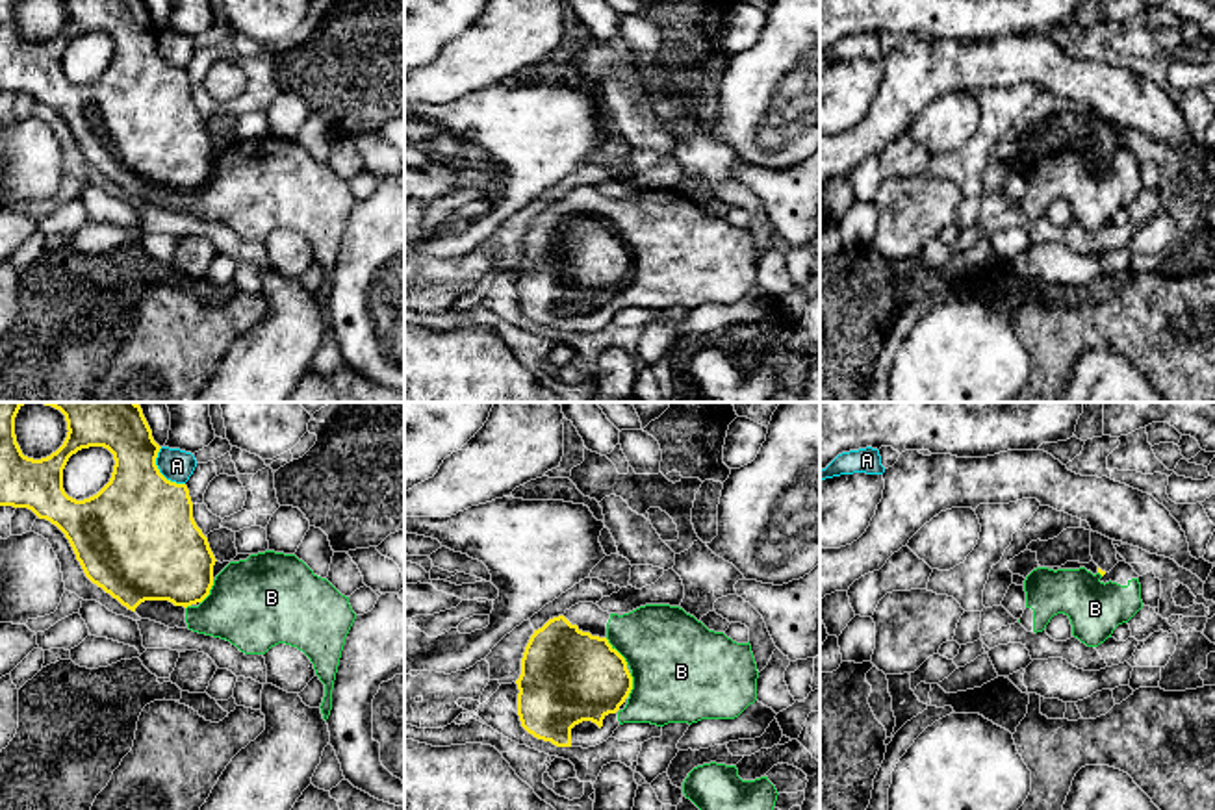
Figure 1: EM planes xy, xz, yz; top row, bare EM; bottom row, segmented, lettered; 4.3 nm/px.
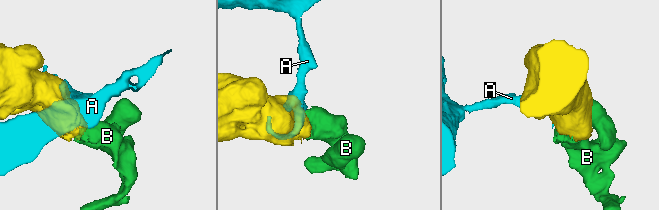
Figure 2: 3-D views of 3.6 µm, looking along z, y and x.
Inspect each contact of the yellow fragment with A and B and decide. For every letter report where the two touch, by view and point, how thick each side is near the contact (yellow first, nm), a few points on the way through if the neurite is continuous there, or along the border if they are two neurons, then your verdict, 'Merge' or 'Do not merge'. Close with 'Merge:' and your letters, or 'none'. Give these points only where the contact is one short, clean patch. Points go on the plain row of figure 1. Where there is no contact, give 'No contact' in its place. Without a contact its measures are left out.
A: Touches yellow at xy (158, 56). Thickness 460 nm (yellow) against 140 nm. Do not merge
B: Touches yellow at xz (616, 236). Thickness 400 nm (yellow) against 380 nm. Path across: xz (568, 260), (592, 256), (616, 236), (657, 236), (672, 241). Merge
Merge: B

